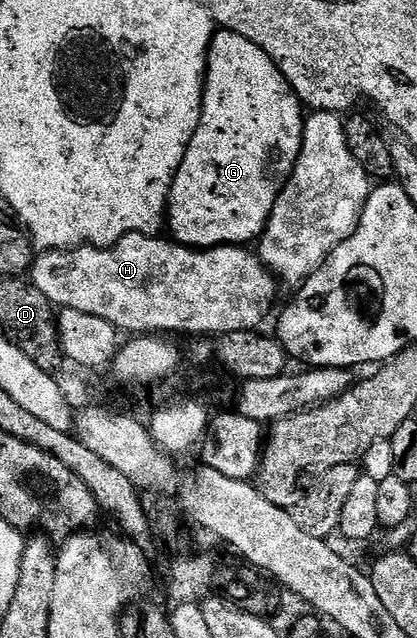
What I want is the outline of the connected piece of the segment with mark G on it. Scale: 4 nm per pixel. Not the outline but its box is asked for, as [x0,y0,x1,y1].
[169,29,305,248]

